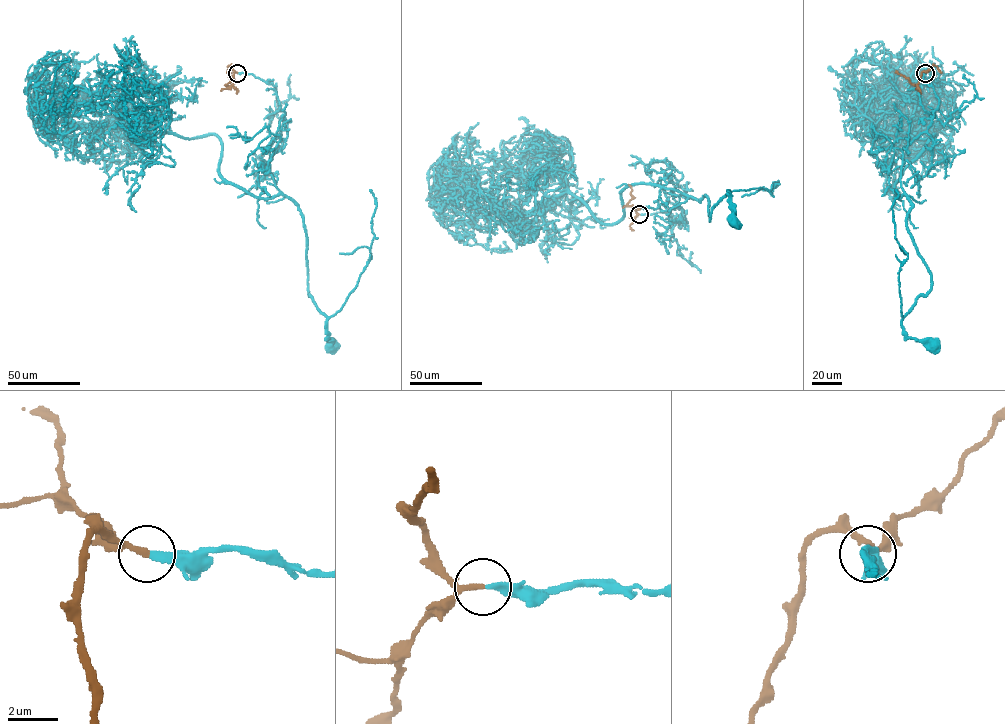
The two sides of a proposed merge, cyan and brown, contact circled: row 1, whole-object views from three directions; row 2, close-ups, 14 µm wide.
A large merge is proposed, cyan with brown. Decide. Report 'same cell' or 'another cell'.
same cell

